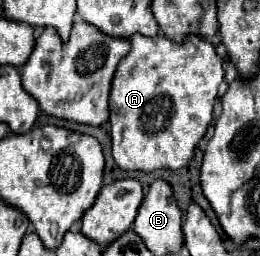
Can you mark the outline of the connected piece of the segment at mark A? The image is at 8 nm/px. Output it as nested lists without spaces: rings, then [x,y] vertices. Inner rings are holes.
[[[132,35],[132,51],[120,61],[112,91],[110,91],[110,137],[112,155],[120,169],[156,171],[162,167],[180,169],[194,155],[194,147],[206,133],[212,121],[212,107],[218,97],[220,83],[224,81],[224,59],[216,53],[216,47],[204,39],[190,35],[182,43],[168,39],[166,35]]]

